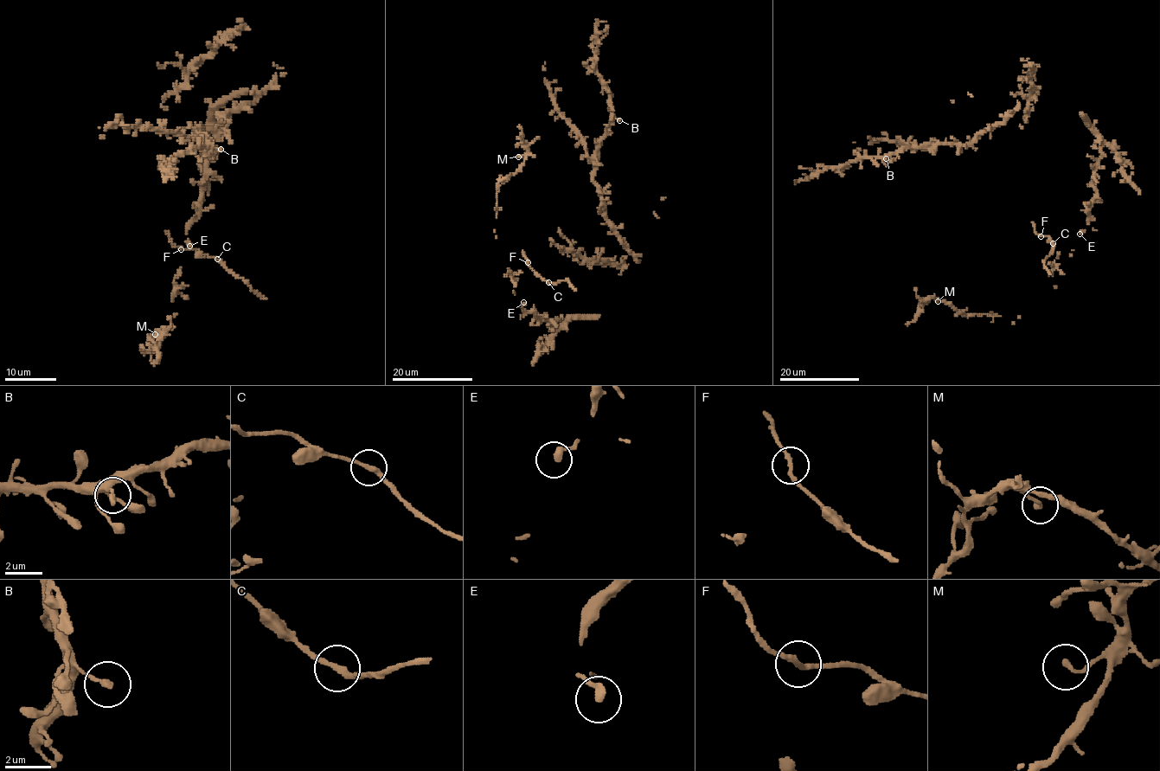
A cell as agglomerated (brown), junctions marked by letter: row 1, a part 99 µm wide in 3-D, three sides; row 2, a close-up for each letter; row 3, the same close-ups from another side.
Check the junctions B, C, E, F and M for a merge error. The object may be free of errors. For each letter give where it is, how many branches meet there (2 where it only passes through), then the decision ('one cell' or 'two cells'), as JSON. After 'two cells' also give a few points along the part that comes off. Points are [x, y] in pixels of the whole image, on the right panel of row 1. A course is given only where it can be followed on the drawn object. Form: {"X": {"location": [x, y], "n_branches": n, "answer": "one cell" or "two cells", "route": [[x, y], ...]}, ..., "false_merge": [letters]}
{"B": {"location": [886, 158], "n_branches": 1, "answer": "one cell"}, "C": {"location": [1053, 243], "n_branches": 2, "answer": "one cell"}, "E": {"location": [1079, 234], "n_branches": 1, "answer": "one cell"}, "F": {"location": [1041, 236], "n_branches": 2, "answer": "one cell"}, "M": {"location": [938, 301], "n_branches": 1, "answer": "one cell"}, "false_merge": []}

